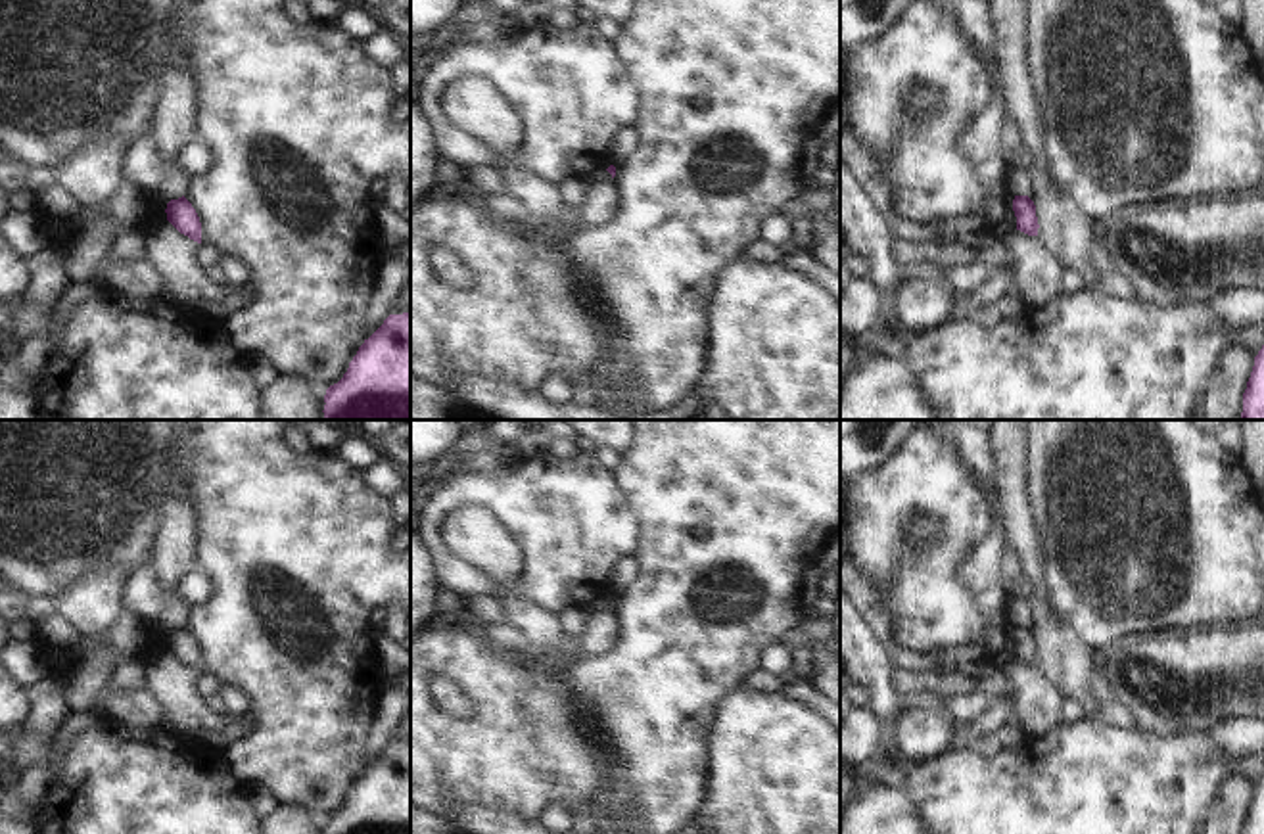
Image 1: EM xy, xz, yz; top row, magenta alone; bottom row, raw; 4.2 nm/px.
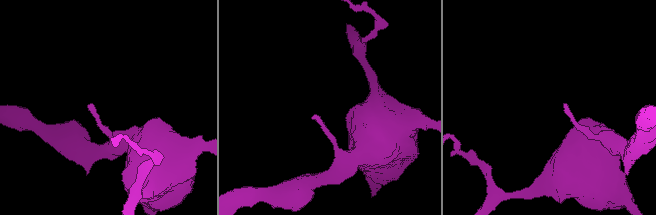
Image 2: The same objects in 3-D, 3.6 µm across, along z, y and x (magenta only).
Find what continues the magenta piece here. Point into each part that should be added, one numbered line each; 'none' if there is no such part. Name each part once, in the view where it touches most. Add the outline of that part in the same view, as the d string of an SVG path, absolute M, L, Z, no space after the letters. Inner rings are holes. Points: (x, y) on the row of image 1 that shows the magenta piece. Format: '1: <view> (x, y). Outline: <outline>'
none

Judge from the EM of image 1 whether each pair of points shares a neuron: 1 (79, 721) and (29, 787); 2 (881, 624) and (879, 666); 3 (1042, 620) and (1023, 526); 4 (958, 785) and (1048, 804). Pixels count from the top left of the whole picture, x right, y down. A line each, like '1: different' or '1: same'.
1: same
2: different
3: same
4: same

